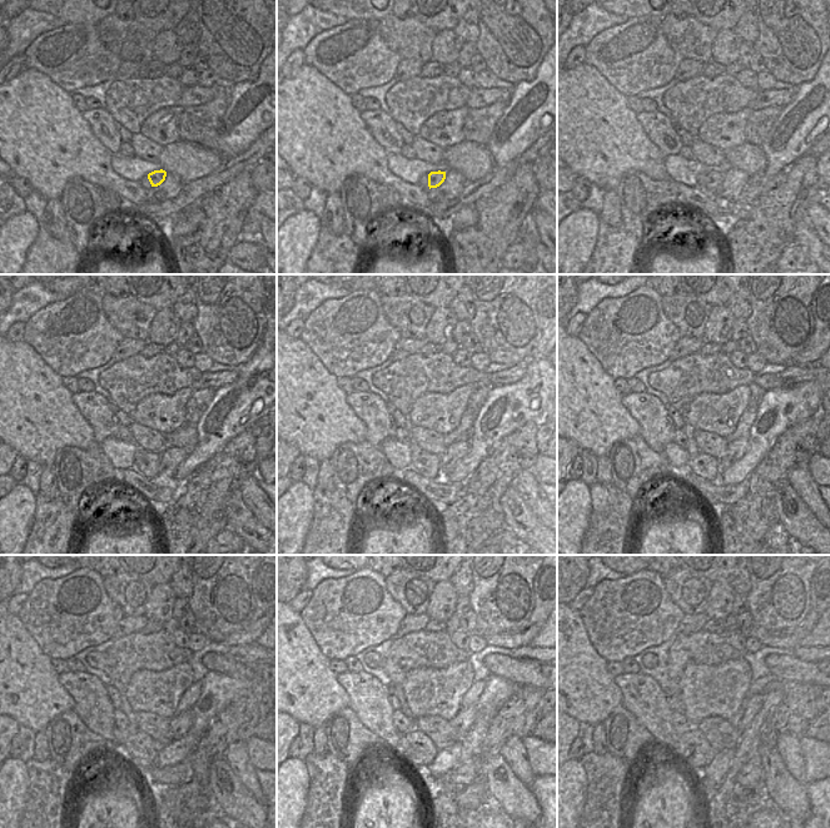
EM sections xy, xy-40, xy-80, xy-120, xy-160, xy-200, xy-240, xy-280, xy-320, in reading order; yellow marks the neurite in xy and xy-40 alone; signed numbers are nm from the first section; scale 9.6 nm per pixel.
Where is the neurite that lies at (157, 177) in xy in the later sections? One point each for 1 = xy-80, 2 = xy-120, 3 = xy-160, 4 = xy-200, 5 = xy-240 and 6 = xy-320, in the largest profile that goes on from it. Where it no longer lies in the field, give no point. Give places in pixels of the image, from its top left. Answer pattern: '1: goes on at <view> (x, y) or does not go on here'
1: goes on at xy-80 (712, 179)
2: goes on at xy-120 (148, 464)
3: goes on at xy-160 (427, 465)
4: goes on at xy-200 (702, 465)
5: goes on at xy-240 (138, 744)
6: goes on at xy-320 (692, 747)

